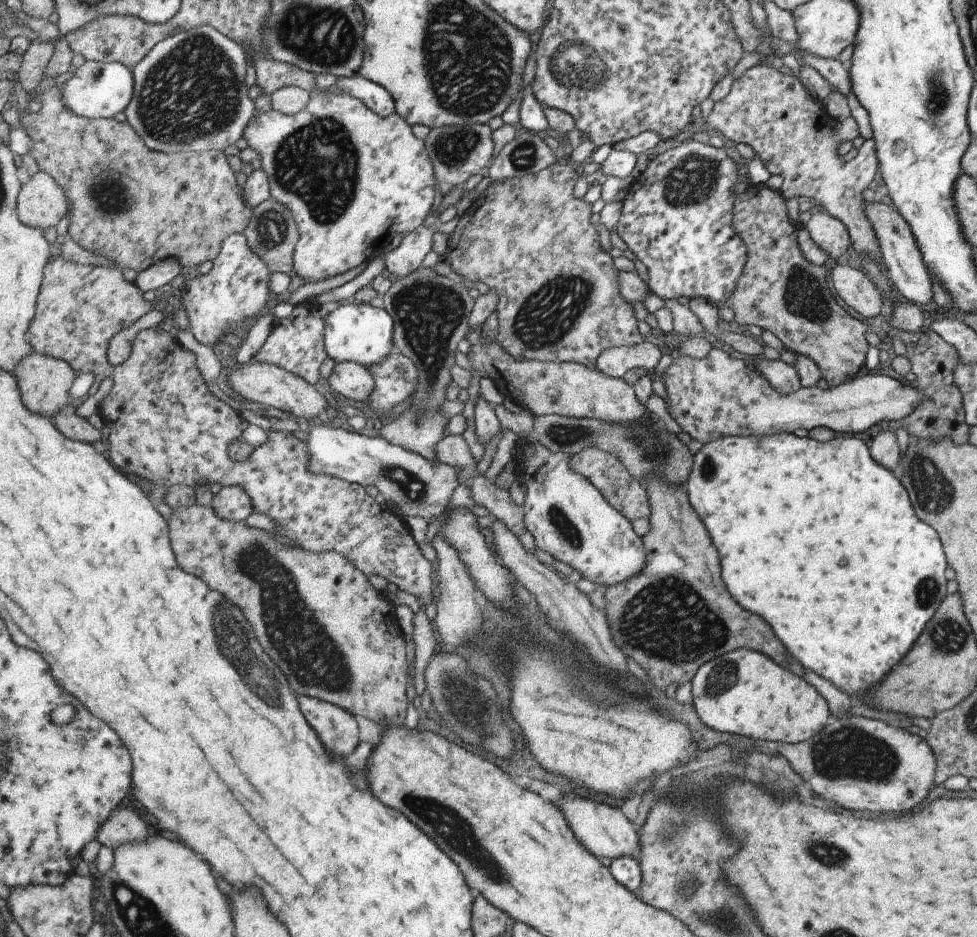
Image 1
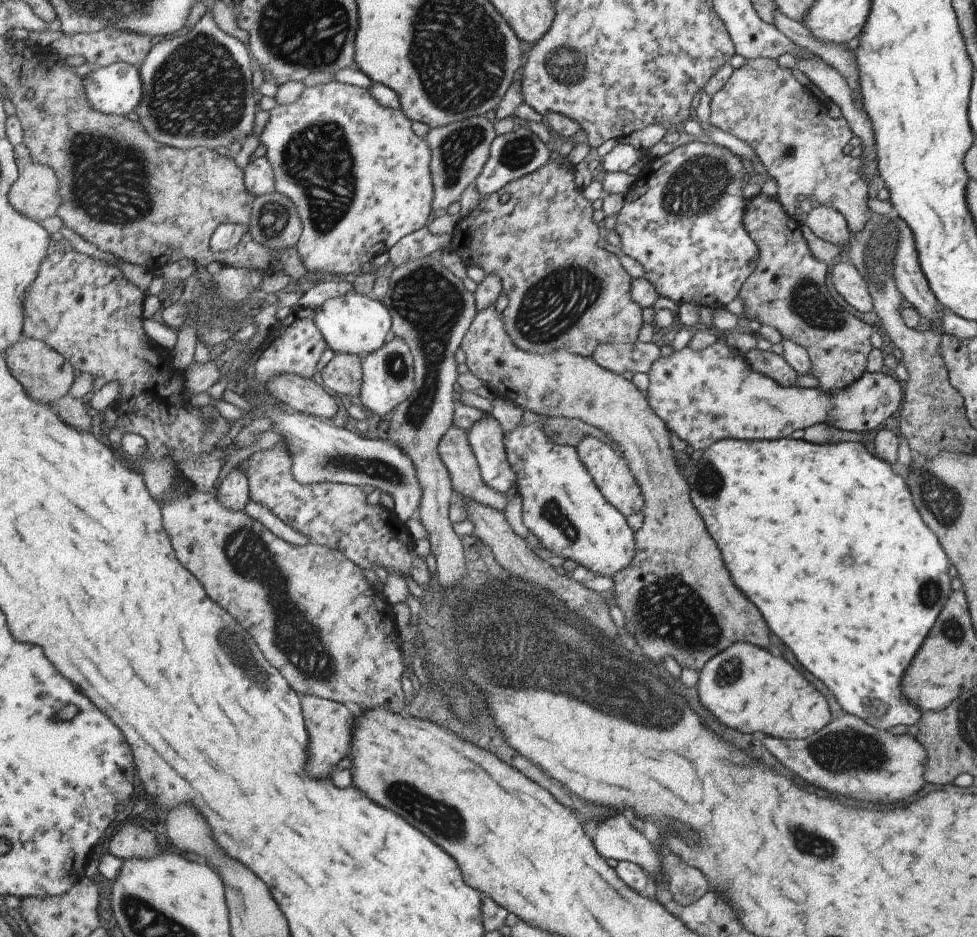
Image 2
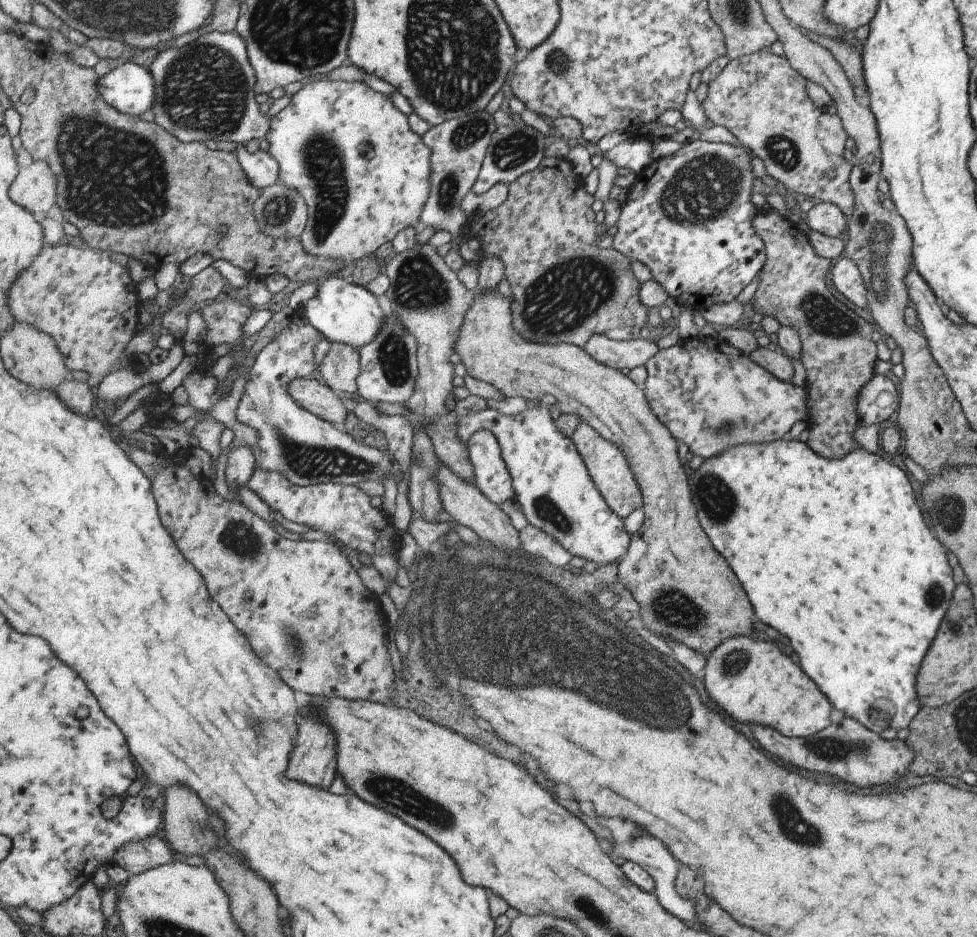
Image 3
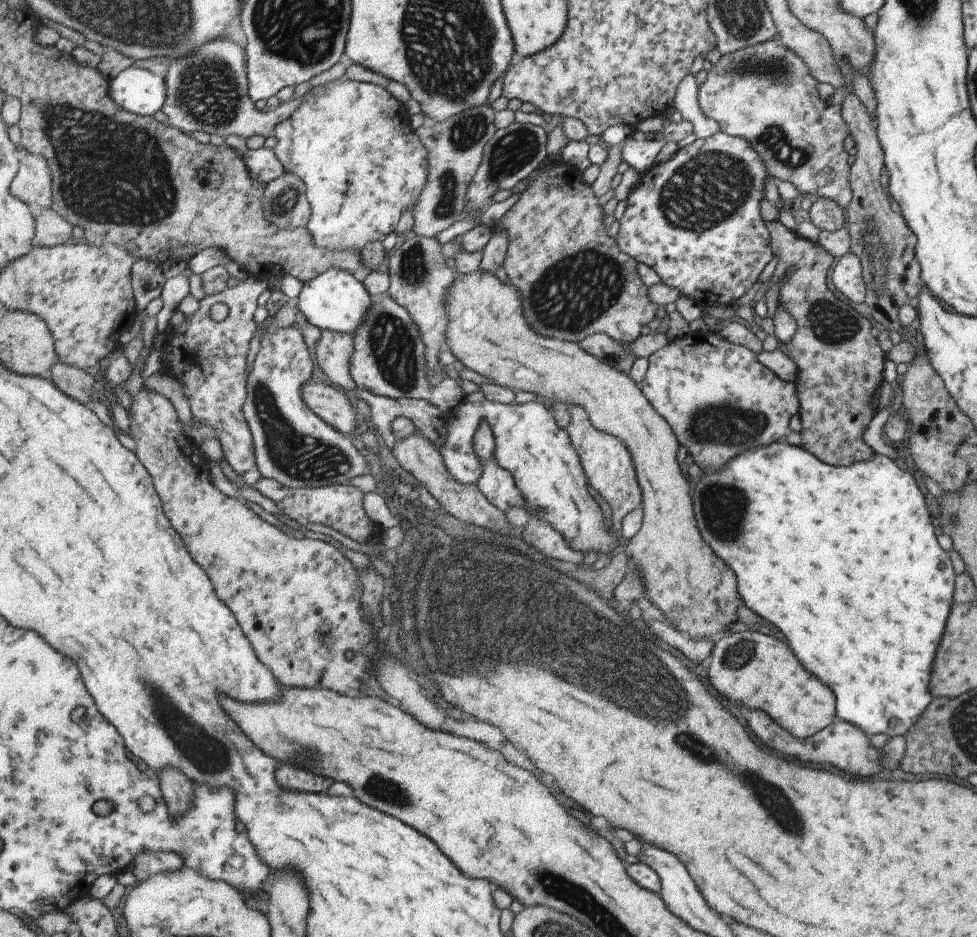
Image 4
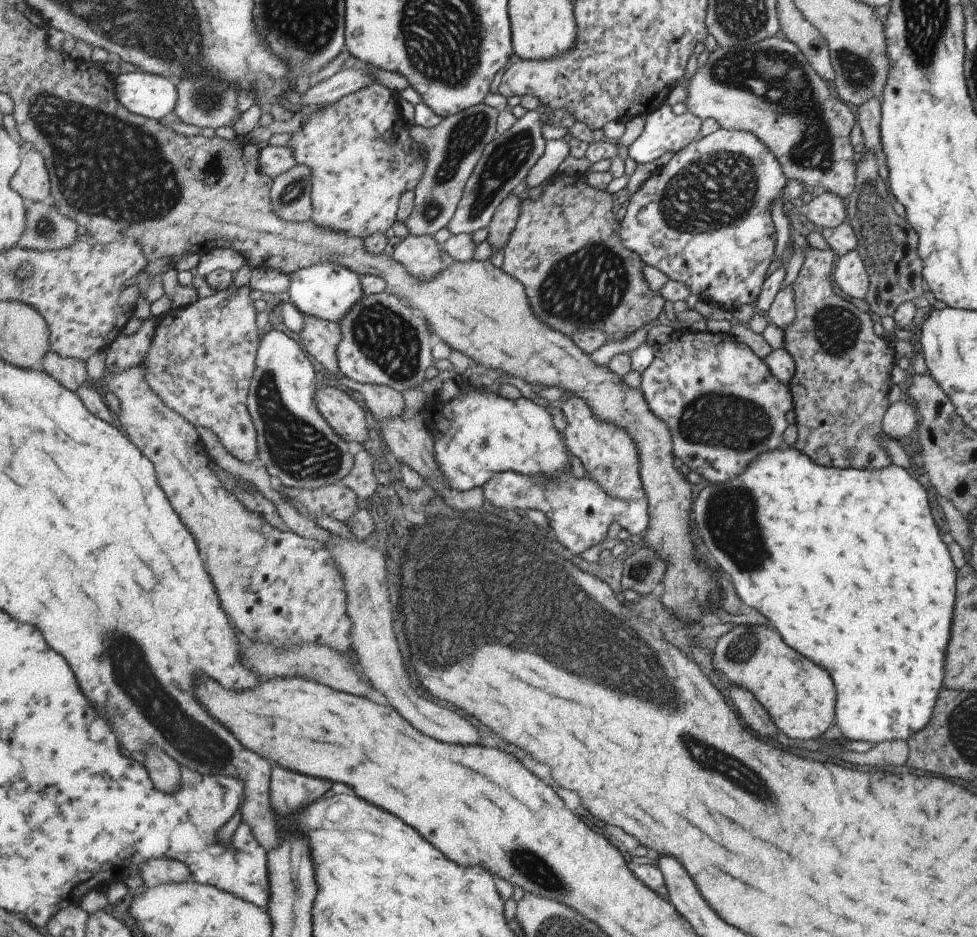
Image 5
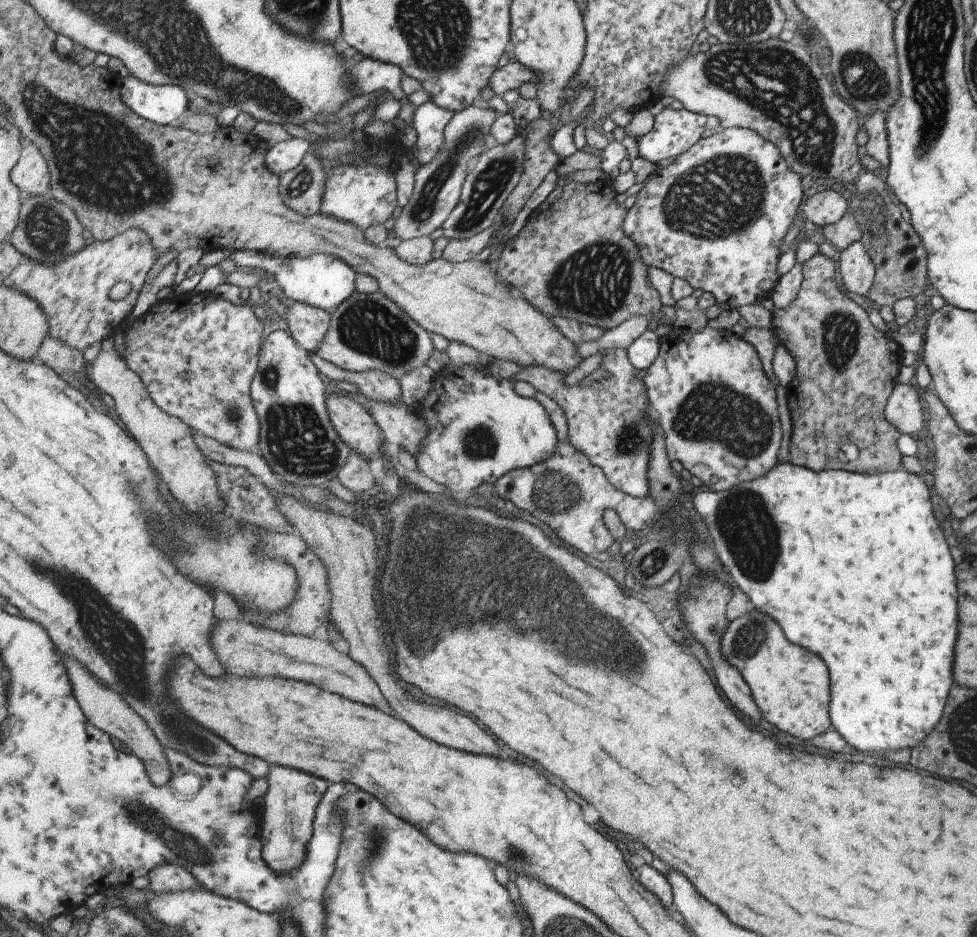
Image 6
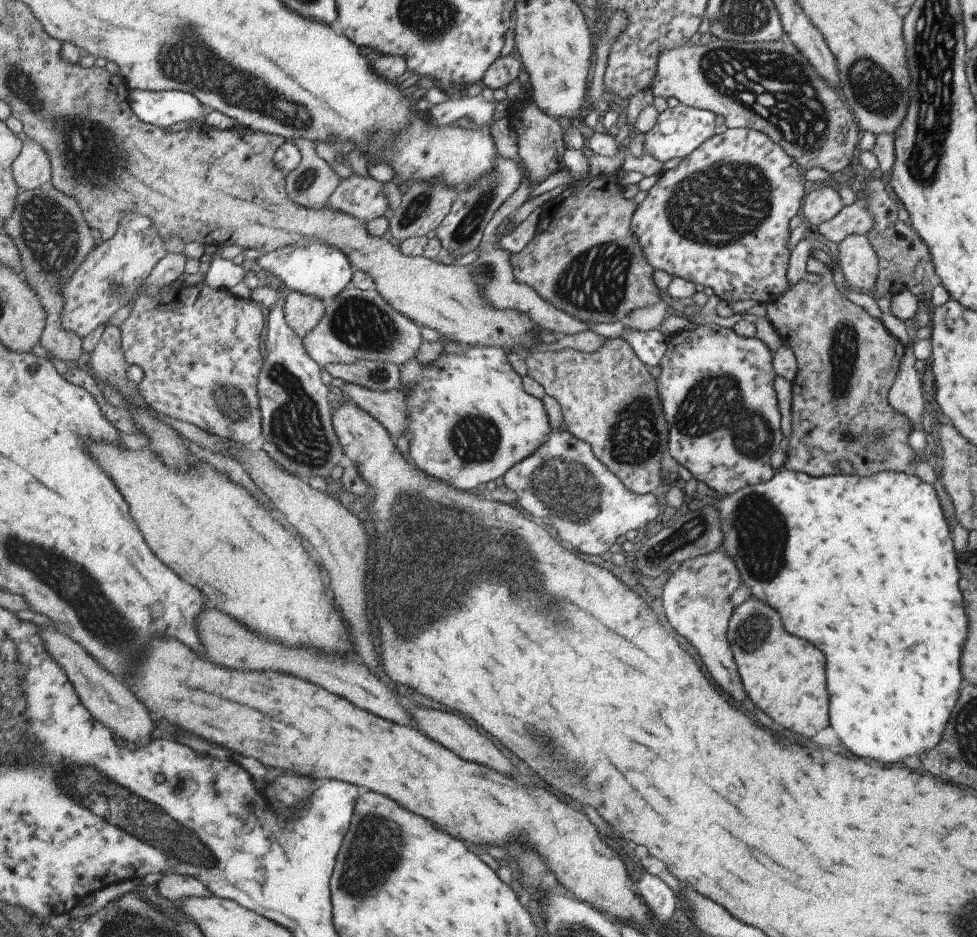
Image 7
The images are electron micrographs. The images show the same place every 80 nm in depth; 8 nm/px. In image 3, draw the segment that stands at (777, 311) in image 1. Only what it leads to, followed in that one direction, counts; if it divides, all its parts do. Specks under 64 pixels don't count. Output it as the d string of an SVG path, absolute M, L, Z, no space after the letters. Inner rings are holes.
M769 208L756 210L752 218L752 227L762 240L765 255L763 266L756 274L757 287L751 298L752 312L759 313L763 317L771 316L780 325L790 324L798 334L802 344L799 360L806 372L806 382L803 387L808 394L808 418L805 420L809 429L807 446L825 458L841 458L847 451L860 447L851 438L851 433L859 427L854 411L857 391L860 391L863 384L871 378L873 361L877 359L876 344L870 337L871 325L829 293L825 287L829 259L817 256L796 221L792 222L779 215L775 209Z

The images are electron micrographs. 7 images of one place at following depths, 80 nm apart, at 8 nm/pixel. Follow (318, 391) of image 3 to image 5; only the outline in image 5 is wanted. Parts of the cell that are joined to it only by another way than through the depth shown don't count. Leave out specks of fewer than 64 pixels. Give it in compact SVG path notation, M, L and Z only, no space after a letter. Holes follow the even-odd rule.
M321 386L316 396L317 408L334 429L355 448L367 436L366 408L355 402L345 390L334 386Z

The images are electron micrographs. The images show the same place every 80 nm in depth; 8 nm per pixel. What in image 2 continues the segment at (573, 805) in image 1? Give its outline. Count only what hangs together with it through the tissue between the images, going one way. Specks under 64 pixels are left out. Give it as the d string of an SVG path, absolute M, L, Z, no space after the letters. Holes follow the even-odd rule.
M613 814L593 824L593 848L605 856L605 860L625 860L638 864L649 878L654 880L660 871L660 860L651 844L635 828L627 824L621 814Z

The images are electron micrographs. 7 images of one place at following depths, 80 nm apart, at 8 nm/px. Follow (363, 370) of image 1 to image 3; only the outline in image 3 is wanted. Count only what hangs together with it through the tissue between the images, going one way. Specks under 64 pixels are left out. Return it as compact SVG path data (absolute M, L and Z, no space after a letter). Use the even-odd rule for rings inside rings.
M331 343L319 371L325 384L336 393L348 392L358 397L361 369L359 350L345 343Z

